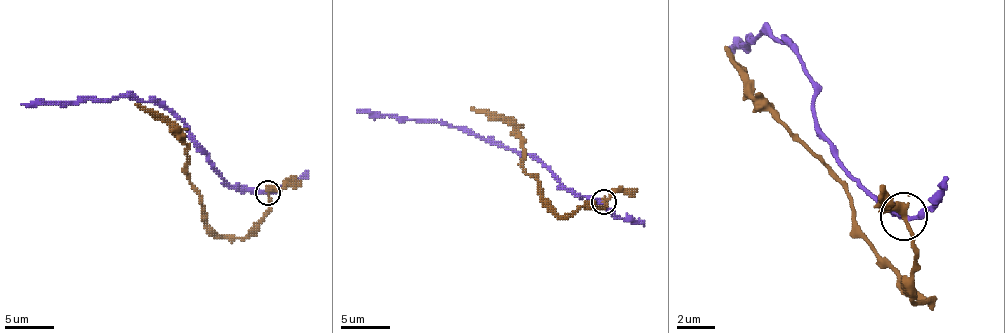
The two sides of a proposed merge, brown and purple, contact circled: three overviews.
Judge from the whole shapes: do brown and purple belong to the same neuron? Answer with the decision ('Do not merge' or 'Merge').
Do not merge

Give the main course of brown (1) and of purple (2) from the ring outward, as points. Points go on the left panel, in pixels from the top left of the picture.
1: (268, 193), (268, 210), (246, 235), (221, 238), (207, 223), (202, 198), (187, 173), (187, 144), (135, 104)
2: (266, 193), (236, 191), (216, 171), (182, 121), (152, 102), (120, 97), (21, 104)

